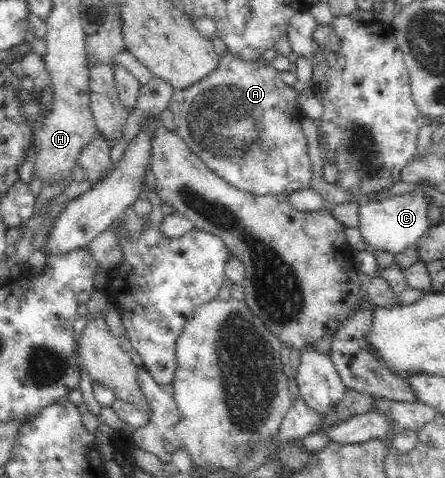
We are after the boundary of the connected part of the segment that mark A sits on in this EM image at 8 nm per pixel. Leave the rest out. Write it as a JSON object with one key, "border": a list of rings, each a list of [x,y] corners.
{"border":[[[227,49],[218,54],[218,66],[184,89],[175,89],[170,101],[174,132],[207,168],[244,192],[288,195],[310,187],[313,165],[302,131],[302,115],[293,84],[281,78],[270,63],[244,60]]]}

